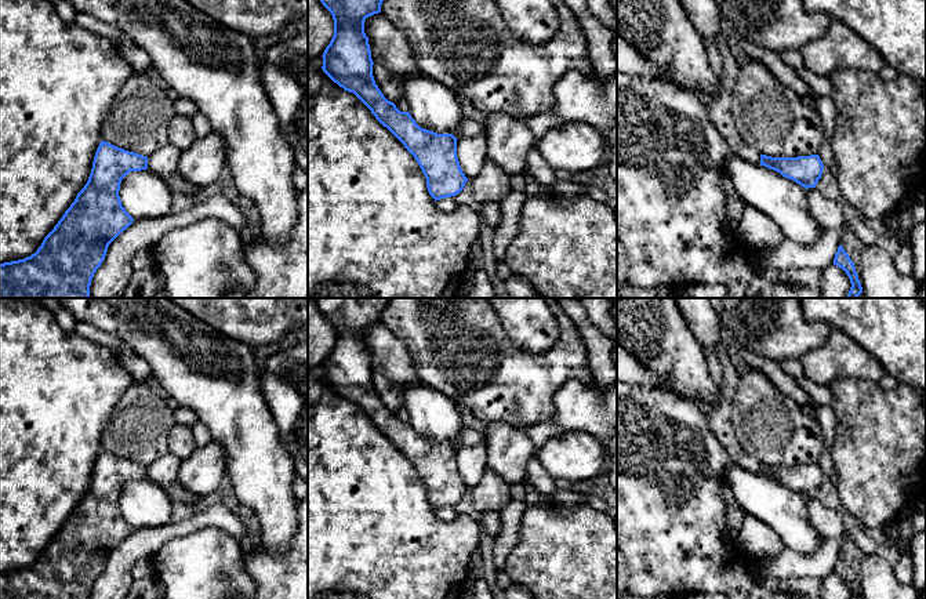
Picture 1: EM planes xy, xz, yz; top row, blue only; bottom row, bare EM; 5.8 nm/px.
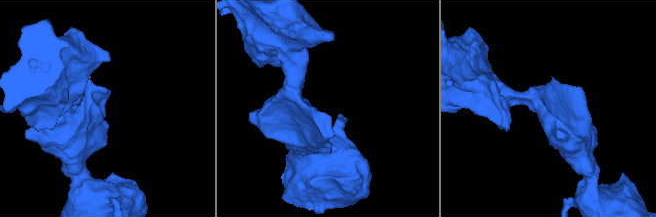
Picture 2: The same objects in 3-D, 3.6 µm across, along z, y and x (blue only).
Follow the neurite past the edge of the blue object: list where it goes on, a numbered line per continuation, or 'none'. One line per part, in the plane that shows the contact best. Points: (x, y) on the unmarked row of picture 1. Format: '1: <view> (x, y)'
none

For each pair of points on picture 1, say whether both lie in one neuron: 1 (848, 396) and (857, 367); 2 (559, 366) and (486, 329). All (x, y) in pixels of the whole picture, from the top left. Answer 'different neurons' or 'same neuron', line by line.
1: different neurons
2: same neuron

